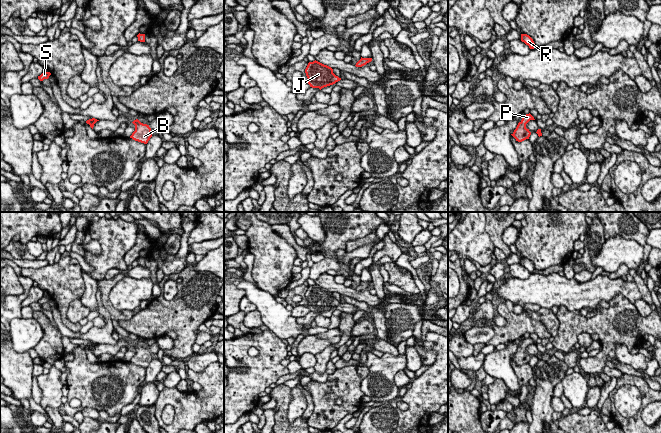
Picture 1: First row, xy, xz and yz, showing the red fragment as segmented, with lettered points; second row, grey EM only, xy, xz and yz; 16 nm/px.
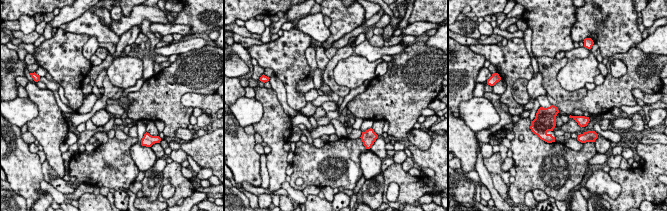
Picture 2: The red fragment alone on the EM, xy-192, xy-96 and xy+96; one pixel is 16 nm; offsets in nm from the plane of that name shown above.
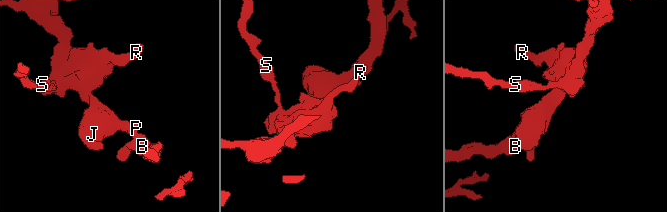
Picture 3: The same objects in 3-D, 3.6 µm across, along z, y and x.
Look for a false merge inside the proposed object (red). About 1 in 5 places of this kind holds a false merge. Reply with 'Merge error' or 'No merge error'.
No merge error

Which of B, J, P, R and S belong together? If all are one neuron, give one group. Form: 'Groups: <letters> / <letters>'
Groups: B J P R S

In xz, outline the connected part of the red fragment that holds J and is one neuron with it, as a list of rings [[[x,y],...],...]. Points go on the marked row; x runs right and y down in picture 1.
[[[316,60],[308,63],[305,73],[310,87],[319,88],[320,90],[341,80],[341,78],[333,73],[331,67]]]

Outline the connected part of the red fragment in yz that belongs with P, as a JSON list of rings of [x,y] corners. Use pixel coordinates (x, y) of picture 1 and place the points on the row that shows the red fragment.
[[[530,113],[523,115],[522,120],[518,123],[516,129],[511,134],[516,139],[516,141],[522,142],[526,139],[529,139],[531,132],[526,128],[526,124],[530,120],[535,120]]]

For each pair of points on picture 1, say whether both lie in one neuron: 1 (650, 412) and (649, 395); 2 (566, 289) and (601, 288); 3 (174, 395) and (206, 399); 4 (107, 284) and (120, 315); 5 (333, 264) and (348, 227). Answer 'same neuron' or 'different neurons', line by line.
1: different neurons
2: same neuron
3: same neuron
4: same neuron
5: same neuron

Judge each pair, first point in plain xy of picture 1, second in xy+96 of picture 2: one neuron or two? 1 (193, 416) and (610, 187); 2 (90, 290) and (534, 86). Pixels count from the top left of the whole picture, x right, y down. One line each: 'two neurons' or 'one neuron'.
1: two neurons
2: one neuron

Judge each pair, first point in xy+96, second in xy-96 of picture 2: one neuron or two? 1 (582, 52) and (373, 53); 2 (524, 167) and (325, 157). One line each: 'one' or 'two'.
1: one
2: one

